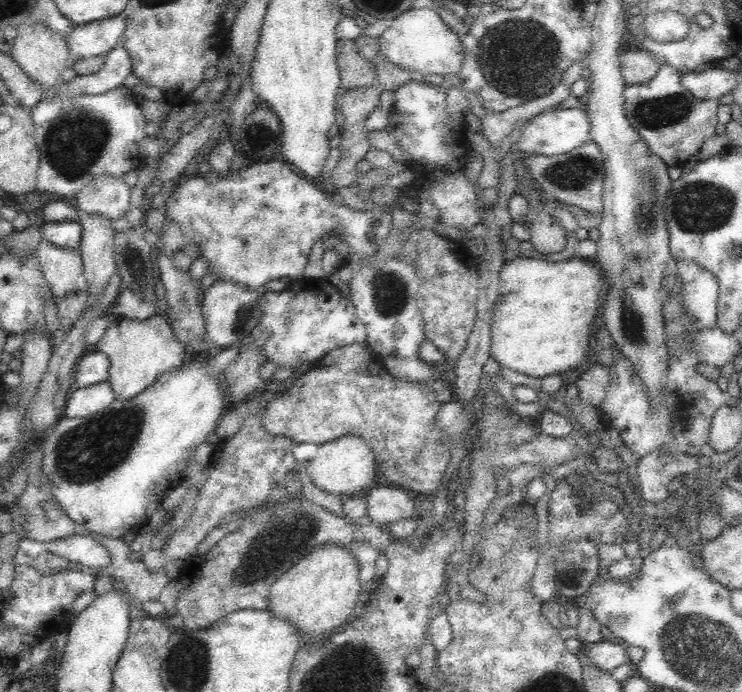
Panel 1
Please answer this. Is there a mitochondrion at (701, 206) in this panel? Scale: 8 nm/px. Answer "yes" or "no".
yes

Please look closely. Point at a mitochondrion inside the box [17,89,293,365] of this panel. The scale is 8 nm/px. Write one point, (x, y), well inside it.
(73, 145)

